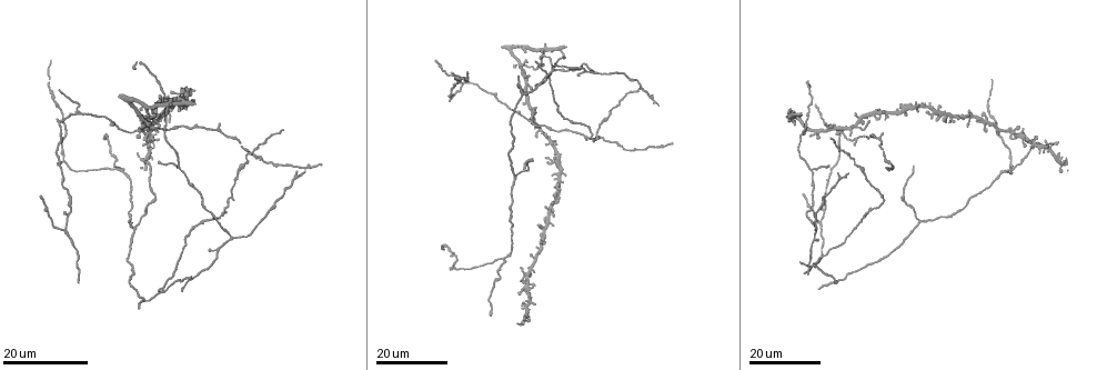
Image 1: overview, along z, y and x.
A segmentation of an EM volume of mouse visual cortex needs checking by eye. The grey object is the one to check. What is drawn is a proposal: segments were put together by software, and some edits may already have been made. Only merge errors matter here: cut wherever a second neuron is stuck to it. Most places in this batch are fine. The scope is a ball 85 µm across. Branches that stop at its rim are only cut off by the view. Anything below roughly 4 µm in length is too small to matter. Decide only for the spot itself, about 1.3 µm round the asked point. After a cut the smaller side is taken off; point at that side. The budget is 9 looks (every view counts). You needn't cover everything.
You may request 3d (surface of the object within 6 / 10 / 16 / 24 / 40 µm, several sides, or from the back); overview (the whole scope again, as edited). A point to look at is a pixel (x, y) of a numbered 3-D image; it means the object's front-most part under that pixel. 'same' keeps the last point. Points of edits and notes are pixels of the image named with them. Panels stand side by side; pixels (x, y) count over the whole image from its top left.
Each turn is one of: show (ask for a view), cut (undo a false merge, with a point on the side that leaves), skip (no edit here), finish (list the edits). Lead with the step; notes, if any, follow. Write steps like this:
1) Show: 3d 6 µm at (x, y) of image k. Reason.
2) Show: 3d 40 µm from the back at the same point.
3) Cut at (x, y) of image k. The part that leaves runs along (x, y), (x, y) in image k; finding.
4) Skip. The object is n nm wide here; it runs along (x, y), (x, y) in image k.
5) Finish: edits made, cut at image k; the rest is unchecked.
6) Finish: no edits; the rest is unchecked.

Show: 3d 16 µm at (60, 140) of image 1. Sudden change in width.

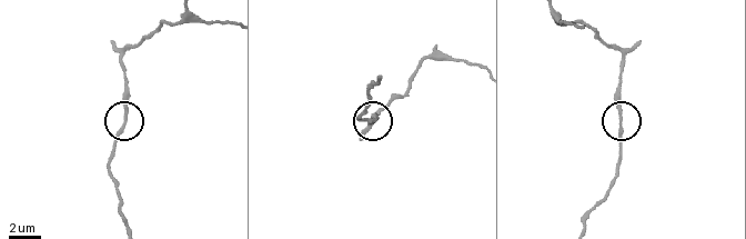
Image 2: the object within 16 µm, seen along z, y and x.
Show: 3d 10 µm at (620, 124) of image 2.

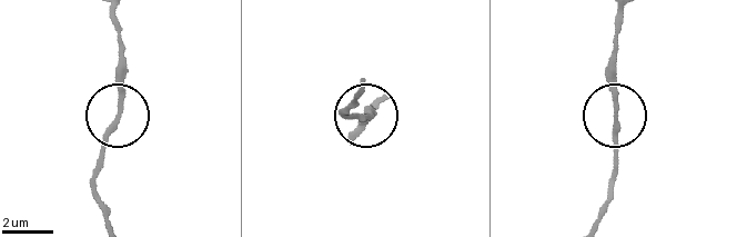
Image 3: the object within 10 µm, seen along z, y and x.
Show: 3d 6 µm at (614, 114) of image 3.

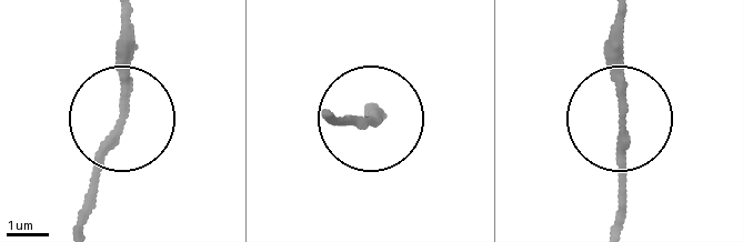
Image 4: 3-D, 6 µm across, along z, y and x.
Skip. It runs along (620, 12), (620, 221) in image 4; one neuron here.

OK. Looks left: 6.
Show: 3d 24 µm at (77, 114) of image 1. A fork.

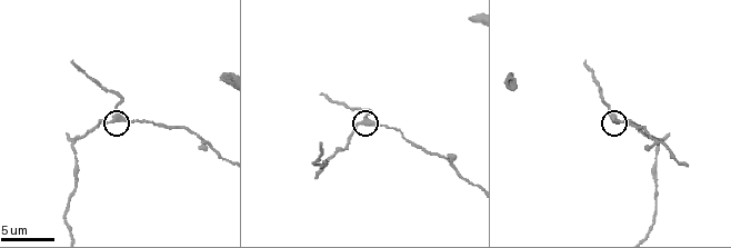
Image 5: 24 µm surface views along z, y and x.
Show: 3d 10 µm at (113, 117) of image 5.

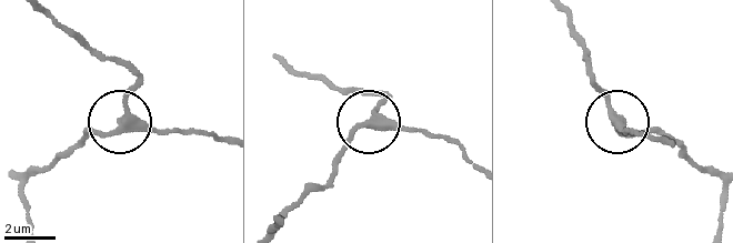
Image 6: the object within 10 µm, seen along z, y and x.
Skip. It runs along (220, 139), (124, 127), (124, 101), (137, 78) in image 6; continuous, no second neuron.

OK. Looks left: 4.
Show: 3d 24 µm at (516, 175) of image 1. Three-way junction.

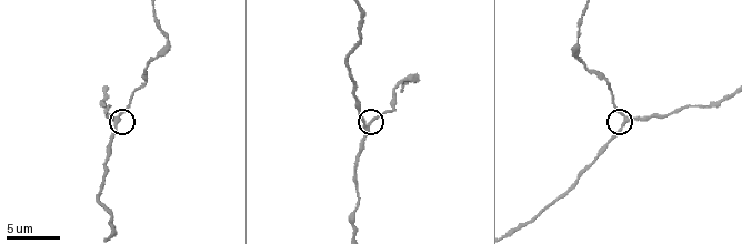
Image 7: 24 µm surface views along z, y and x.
Show: 3d 10 µm at (624, 118) of image 7. Zoom in.

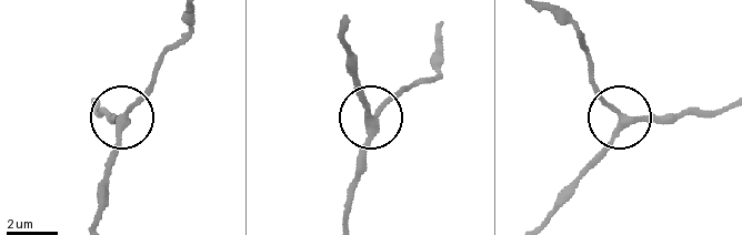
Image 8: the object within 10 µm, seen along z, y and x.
Skip. It runs along (342, 34), (368, 115), (403, 88) in image 8; continuous, no second neuron.

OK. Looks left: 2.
Show: 3d 24 µm at (858, 127) of image 1. Four arms meet.

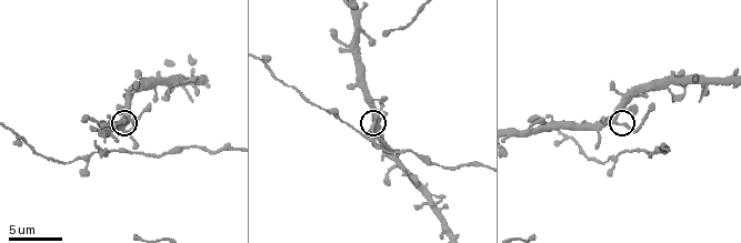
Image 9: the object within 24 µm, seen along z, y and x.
Show: 3d 6 µm at (617, 122) of image 9.

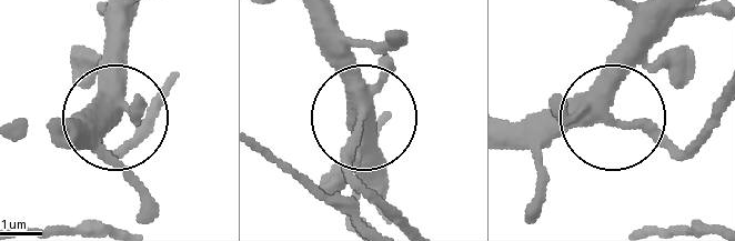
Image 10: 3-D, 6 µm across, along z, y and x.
Skip. The object is 360 nm wide here; it runs along (509, 139), (612, 113), (625, 74), (664, 36) in image 10; one neuron here.

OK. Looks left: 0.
Finish: no edits; the rest is unchecked.

